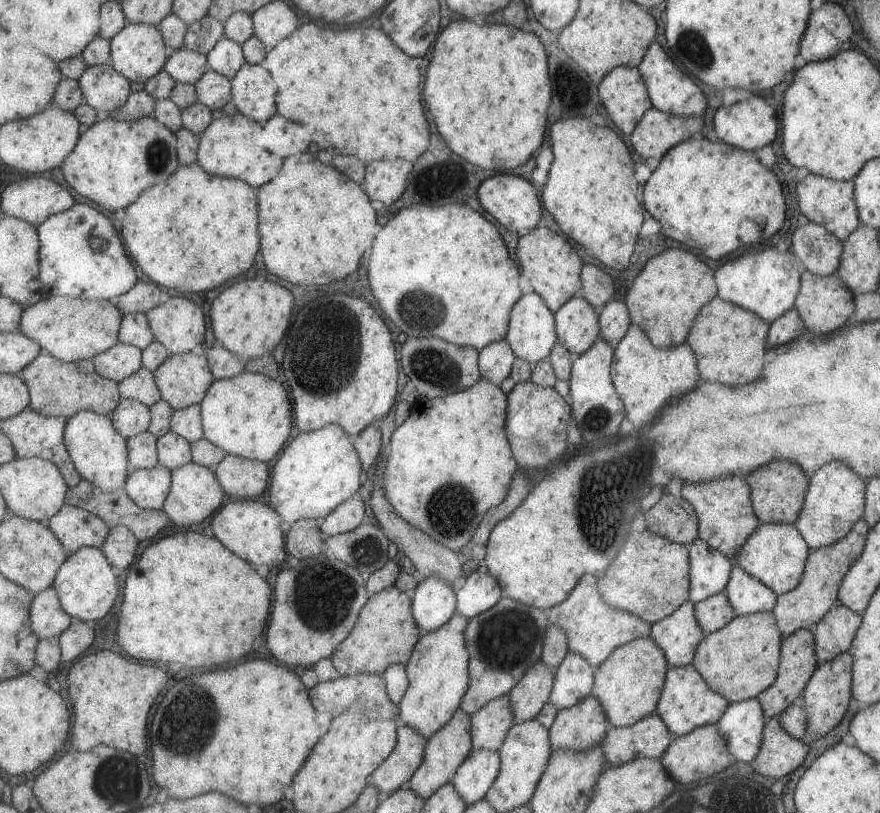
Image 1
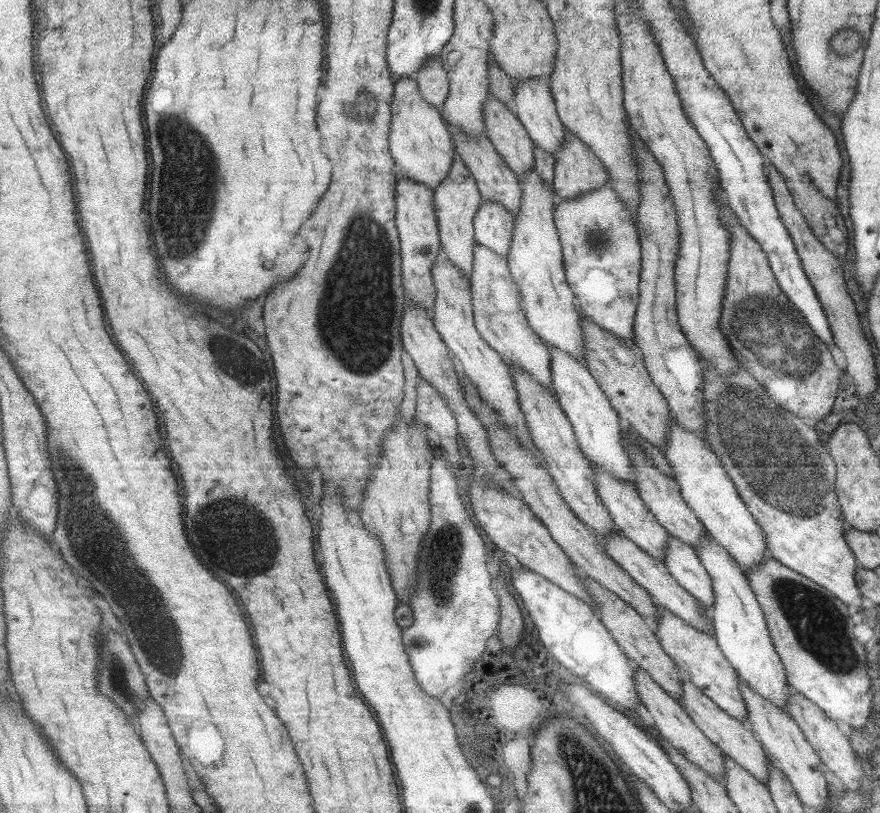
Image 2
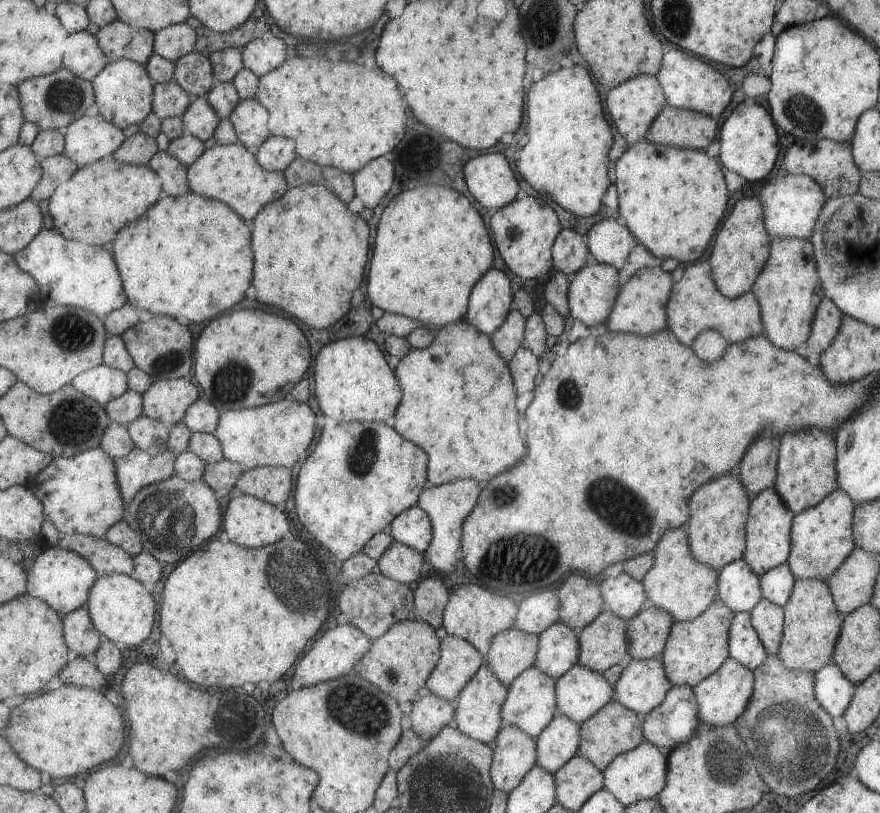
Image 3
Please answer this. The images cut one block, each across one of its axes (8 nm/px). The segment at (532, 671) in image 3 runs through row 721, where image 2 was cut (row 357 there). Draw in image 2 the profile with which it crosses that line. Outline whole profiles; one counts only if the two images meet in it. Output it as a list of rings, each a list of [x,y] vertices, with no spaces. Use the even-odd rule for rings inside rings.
[[[477,242],[475,244],[475,266],[473,266],[473,276],[470,282],[476,323],[483,338],[495,350],[498,350],[508,363],[515,362],[517,366],[521,366],[525,372],[529,372],[537,382],[541,382],[549,392],[557,396],[553,377],[551,377],[553,376],[551,349],[528,322],[527,312],[523,306],[523,296],[519,285],[513,278],[507,258],[499,256],[491,248]]]

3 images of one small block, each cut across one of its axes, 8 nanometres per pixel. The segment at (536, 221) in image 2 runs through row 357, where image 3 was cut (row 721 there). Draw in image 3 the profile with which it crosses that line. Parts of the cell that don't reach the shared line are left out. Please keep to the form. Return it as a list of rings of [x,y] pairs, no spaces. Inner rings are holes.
[[[576,664],[557,679],[558,713],[582,723],[611,701],[613,691],[602,673]]]

